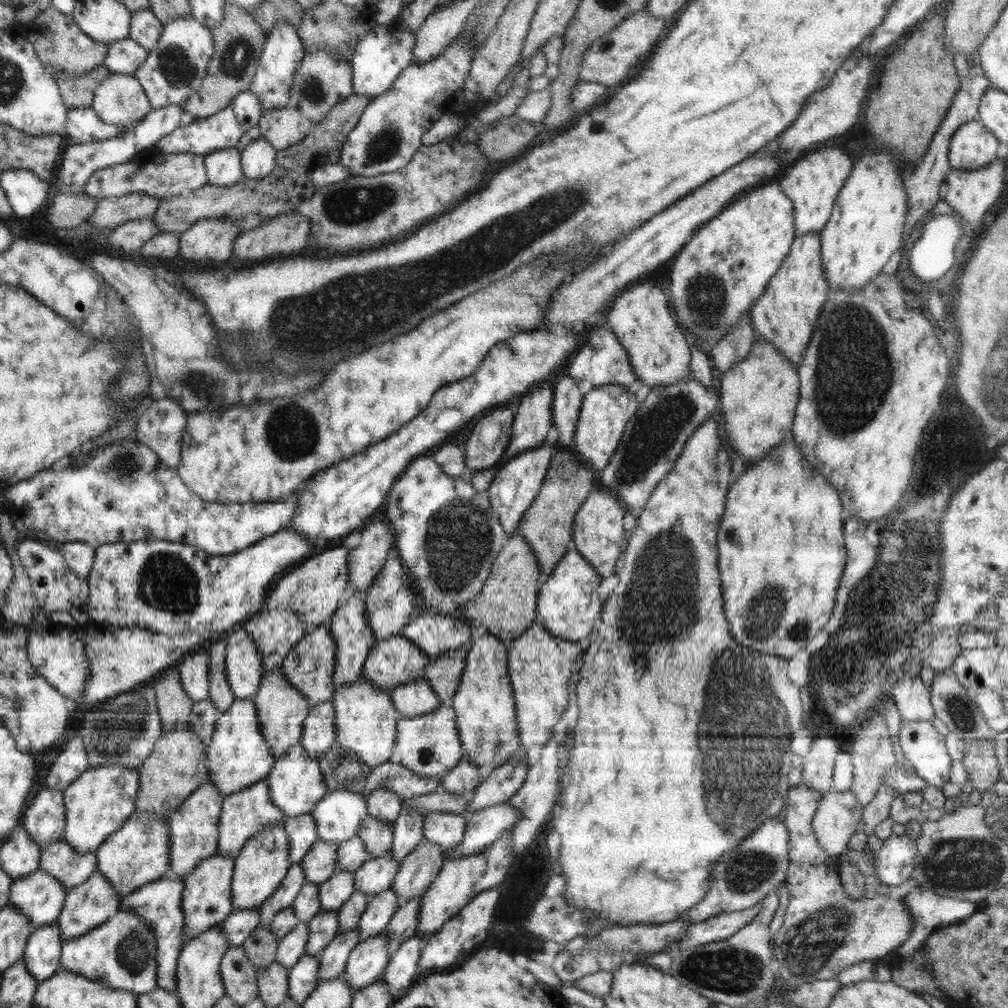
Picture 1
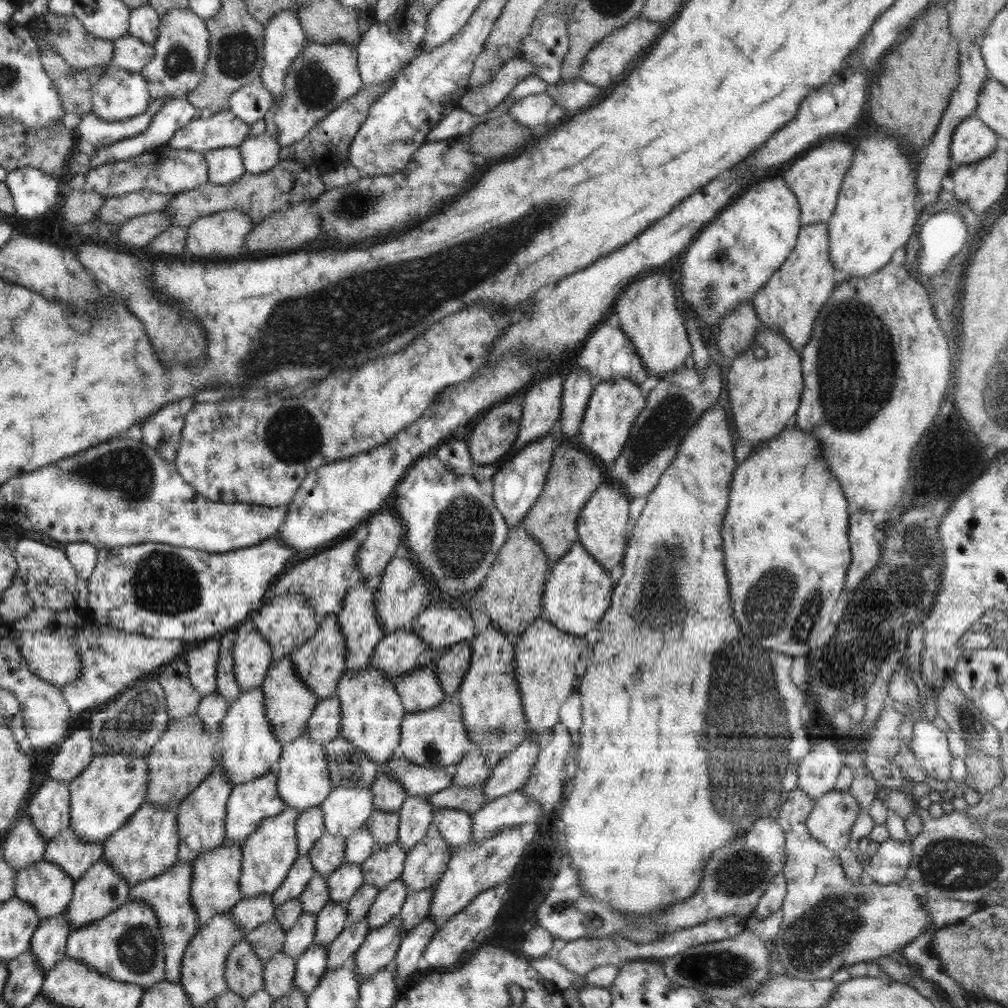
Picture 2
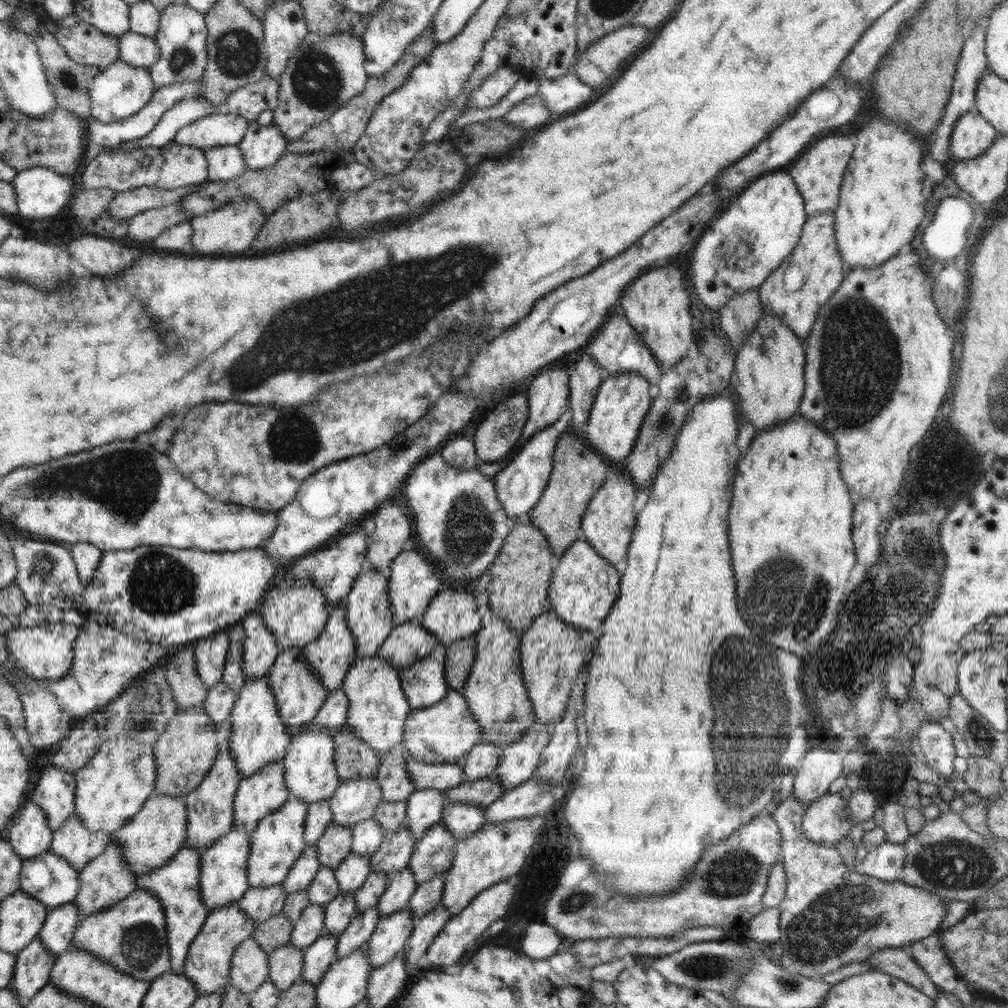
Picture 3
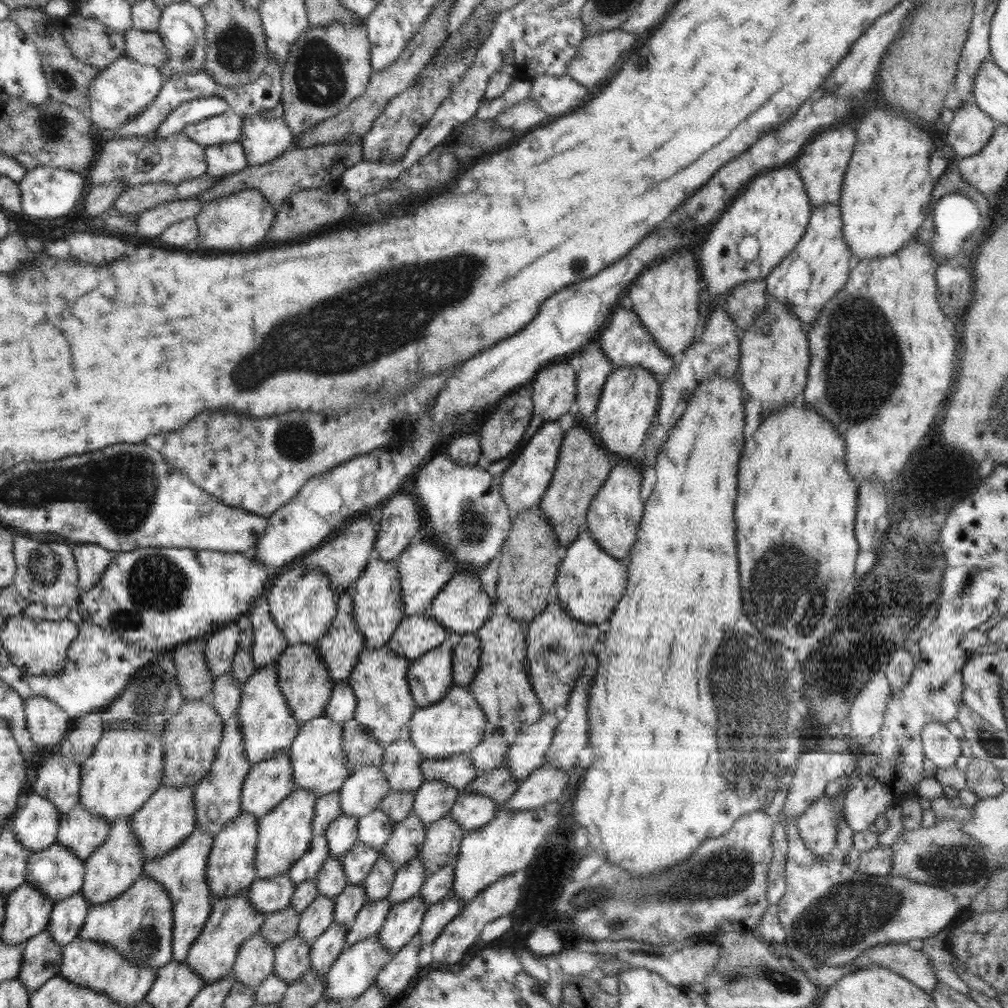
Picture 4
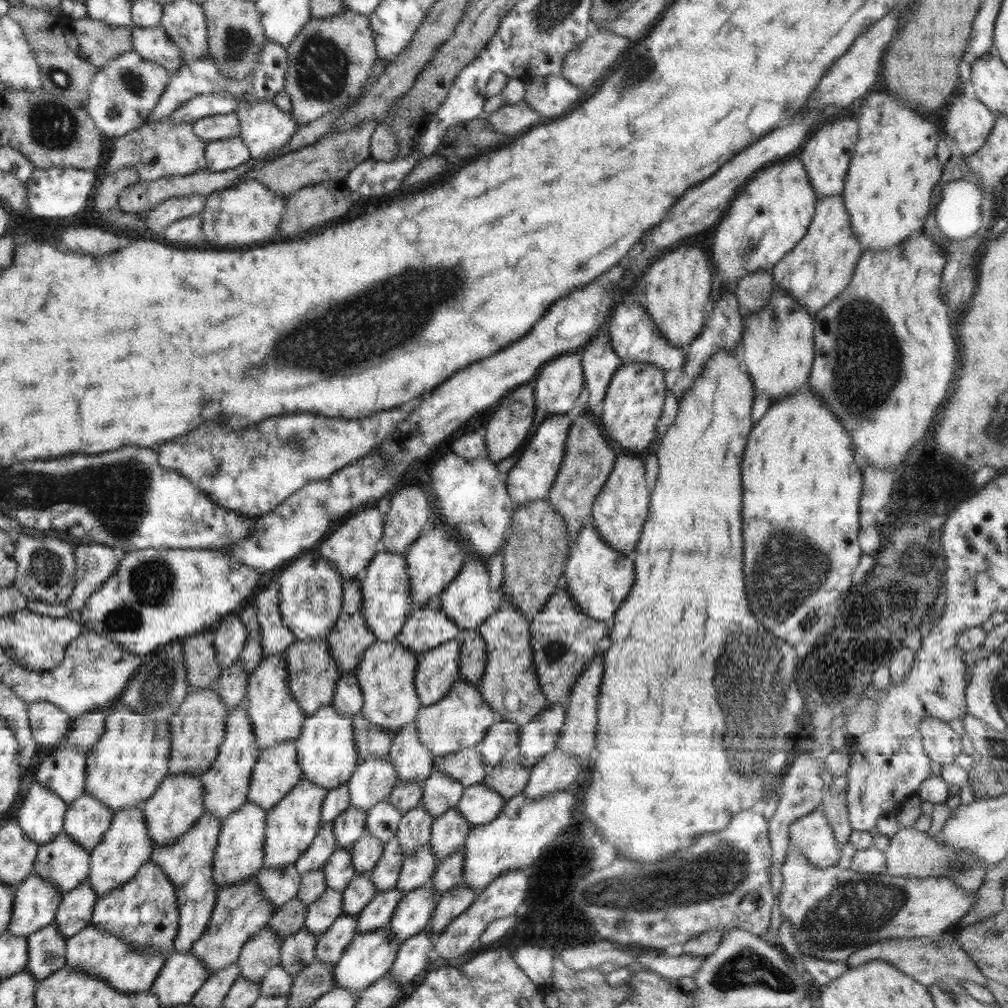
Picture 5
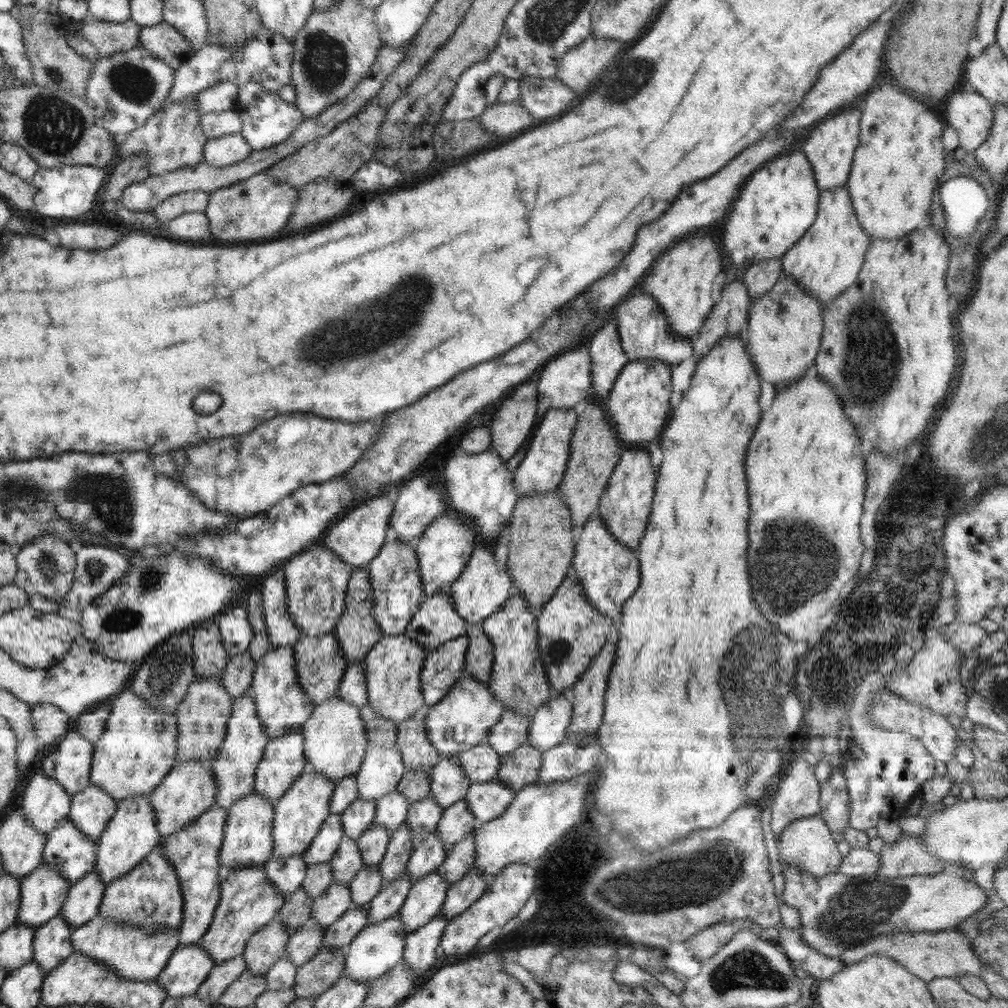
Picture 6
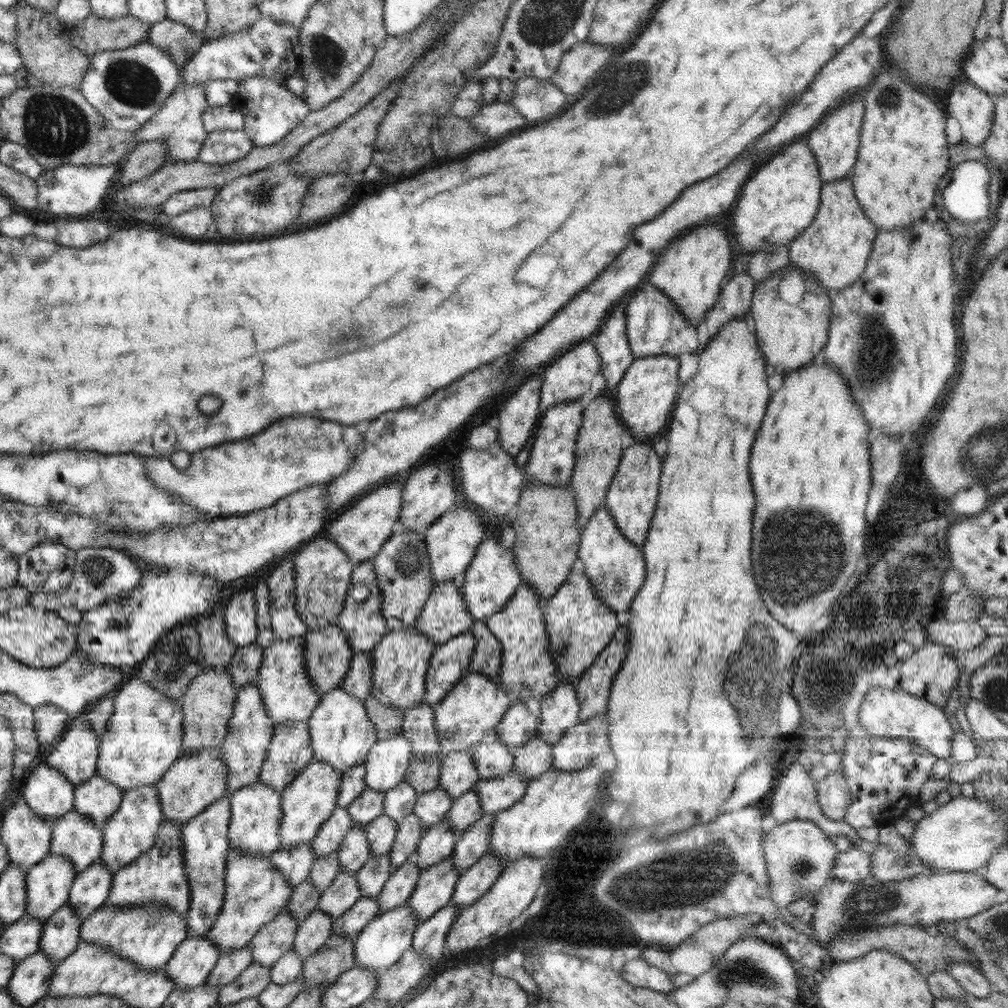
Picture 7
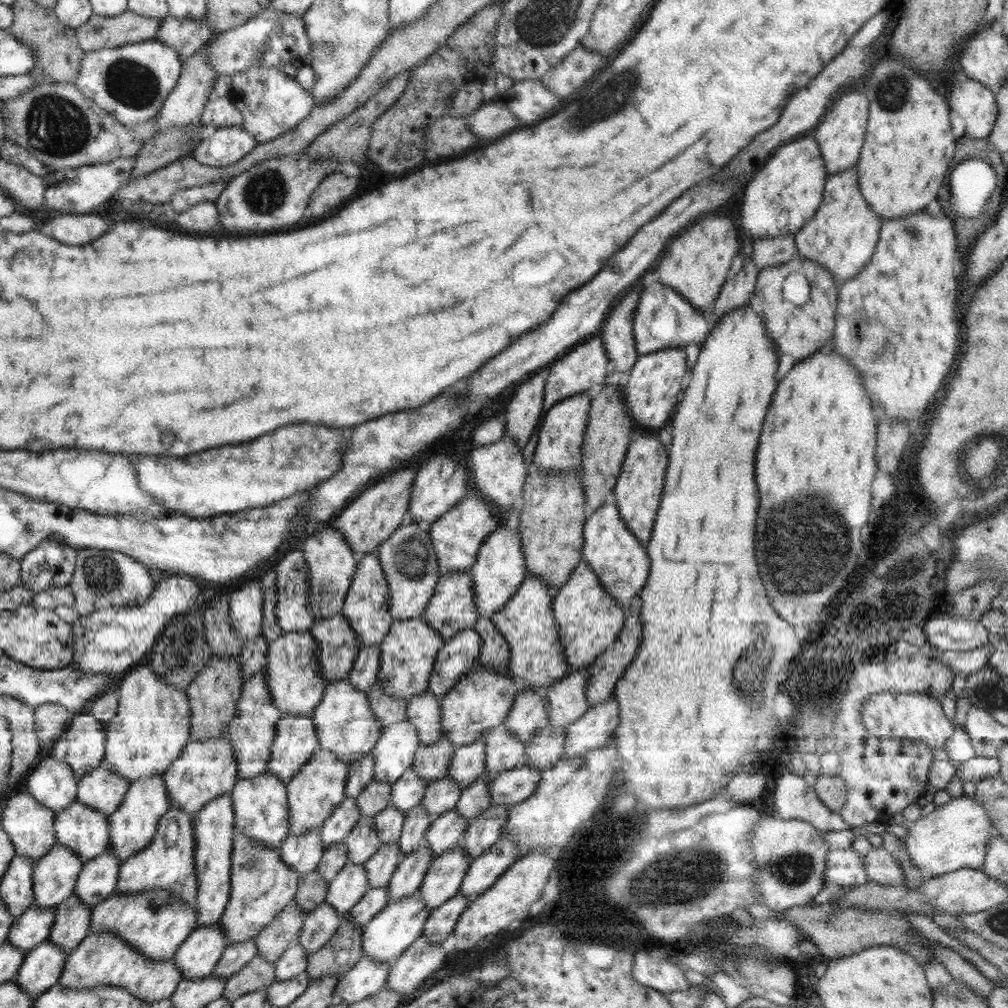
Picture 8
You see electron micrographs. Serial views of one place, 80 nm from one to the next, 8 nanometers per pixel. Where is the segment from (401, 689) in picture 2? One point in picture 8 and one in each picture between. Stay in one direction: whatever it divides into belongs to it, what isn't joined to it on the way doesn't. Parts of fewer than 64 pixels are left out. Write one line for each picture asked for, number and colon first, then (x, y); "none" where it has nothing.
3: (423, 682)
4: (430, 677)
5: (437, 671)
6: (443, 667)
7: (450, 662)
8: (459, 655)

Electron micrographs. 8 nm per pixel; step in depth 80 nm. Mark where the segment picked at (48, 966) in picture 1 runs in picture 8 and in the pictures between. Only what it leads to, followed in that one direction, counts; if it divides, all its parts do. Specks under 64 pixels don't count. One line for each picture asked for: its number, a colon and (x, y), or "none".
2: (48, 943)
3: (56, 934)
4: (67, 917)
5: (74, 912)
6: (81, 905)
7: (90, 889)
8: (97, 880)

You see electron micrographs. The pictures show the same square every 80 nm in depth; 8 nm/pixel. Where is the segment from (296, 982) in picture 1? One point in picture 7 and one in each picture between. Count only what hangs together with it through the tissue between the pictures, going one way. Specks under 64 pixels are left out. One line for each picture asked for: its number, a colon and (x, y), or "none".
2: (311, 964)
3: (318, 956)
4: (325, 949)
5: (331, 944)
6: (340, 934)
7: (366, 908)

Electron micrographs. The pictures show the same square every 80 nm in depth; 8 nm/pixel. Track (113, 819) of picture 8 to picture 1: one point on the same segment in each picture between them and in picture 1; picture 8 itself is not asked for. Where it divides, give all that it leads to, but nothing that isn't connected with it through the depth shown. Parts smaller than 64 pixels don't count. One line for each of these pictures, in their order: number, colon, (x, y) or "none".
1: (90, 904)
2: (100, 891)
3: (103, 882)
4: (112, 868)
5: (126, 846)
6: (131, 834)
7: (132, 830)

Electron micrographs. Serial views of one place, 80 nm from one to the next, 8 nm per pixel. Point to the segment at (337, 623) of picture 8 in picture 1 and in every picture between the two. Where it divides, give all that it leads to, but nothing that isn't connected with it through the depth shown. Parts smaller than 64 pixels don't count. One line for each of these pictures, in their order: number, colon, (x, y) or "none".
1: (282, 709)
2: (289, 704)
3: (299, 694)
4: (305, 682)
5: (312, 673)
6: (320, 663)
7: (328, 655)

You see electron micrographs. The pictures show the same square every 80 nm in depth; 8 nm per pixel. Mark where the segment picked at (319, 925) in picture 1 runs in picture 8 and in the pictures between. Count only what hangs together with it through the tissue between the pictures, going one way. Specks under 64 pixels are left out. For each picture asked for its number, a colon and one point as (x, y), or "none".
2: (330, 921)
3: (338, 912)
4: (347, 904)
5: (359, 892)
6: (367, 883)
7: (372, 877)
8: (379, 867)

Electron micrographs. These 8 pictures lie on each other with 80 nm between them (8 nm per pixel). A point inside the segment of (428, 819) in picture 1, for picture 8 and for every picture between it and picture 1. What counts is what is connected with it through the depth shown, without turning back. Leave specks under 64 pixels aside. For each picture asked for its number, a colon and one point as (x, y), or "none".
2: (455, 826)
3: (462, 820)
4: (471, 811)
5: (479, 805)
6: (487, 800)
7: (494, 795)
8: (512, 786)

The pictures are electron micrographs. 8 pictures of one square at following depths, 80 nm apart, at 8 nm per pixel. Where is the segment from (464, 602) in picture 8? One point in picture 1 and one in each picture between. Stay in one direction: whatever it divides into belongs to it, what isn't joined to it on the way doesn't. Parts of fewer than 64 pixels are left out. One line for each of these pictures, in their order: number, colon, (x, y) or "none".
1: (394, 661)
2: (400, 652)
3: (410, 642)
4: (417, 634)
5: (424, 629)
6: (436, 622)
7: (444, 615)

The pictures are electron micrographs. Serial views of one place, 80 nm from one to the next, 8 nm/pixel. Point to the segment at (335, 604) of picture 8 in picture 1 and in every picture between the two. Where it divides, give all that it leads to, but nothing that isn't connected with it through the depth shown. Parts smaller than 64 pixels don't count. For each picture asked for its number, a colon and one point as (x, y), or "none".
1: (276, 631)
2: (286, 621)
3: (296, 614)
4: (303, 605)
5: (310, 592)
6: (316, 581)
7: (323, 571)

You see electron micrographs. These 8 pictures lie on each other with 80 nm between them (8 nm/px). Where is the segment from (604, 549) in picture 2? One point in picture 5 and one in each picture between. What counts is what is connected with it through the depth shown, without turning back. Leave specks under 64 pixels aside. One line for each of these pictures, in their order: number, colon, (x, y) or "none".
3: (607, 523)
4: (613, 518)
5: (619, 510)

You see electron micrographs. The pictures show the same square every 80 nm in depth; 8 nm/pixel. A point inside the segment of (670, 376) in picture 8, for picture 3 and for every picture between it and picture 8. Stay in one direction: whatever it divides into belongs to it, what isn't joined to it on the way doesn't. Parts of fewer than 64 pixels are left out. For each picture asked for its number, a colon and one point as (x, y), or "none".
3: (622, 400)
4: (629, 399)
5: (634, 399)
6: (638, 405)
7: (644, 398)

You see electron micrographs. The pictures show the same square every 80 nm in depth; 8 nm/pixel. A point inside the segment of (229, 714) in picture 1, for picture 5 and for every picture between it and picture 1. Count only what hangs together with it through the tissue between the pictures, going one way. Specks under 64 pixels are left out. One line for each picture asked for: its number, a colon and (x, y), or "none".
2: (247, 748)
3: (258, 736)
4: (268, 726)
5: (275, 716)

